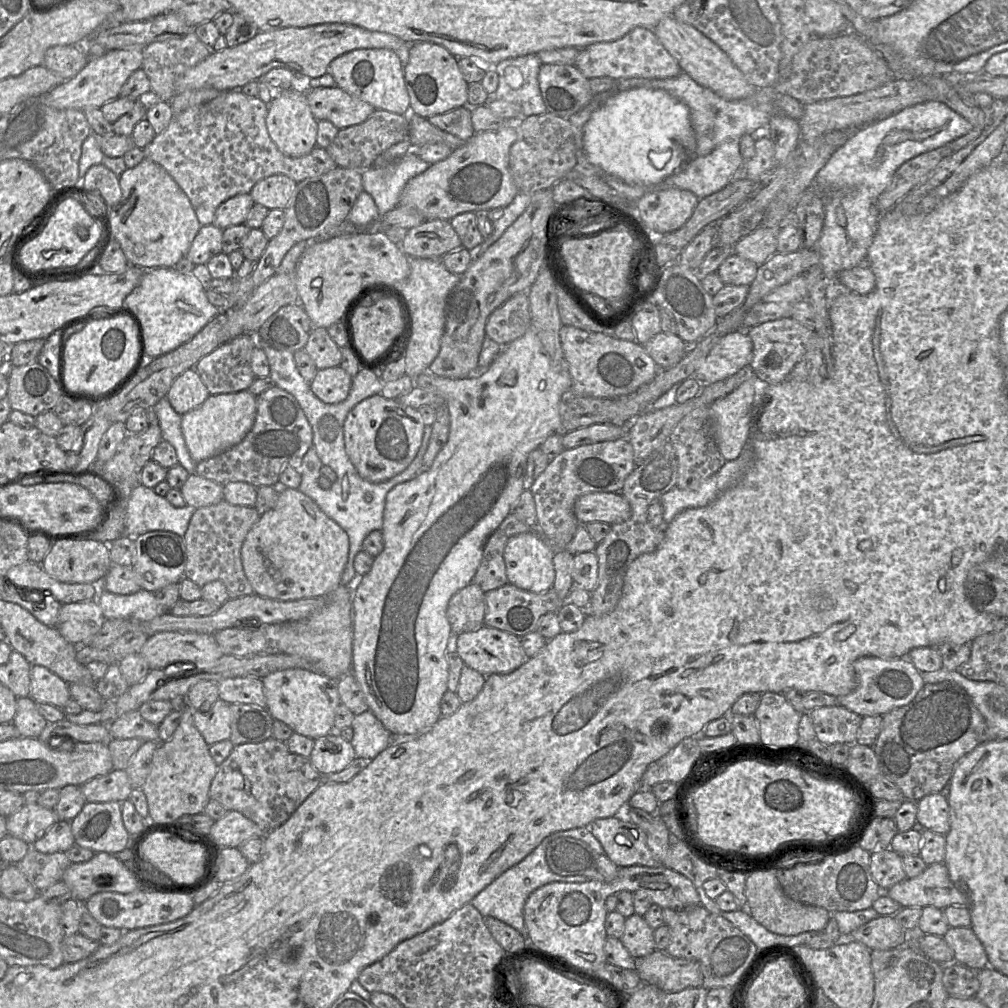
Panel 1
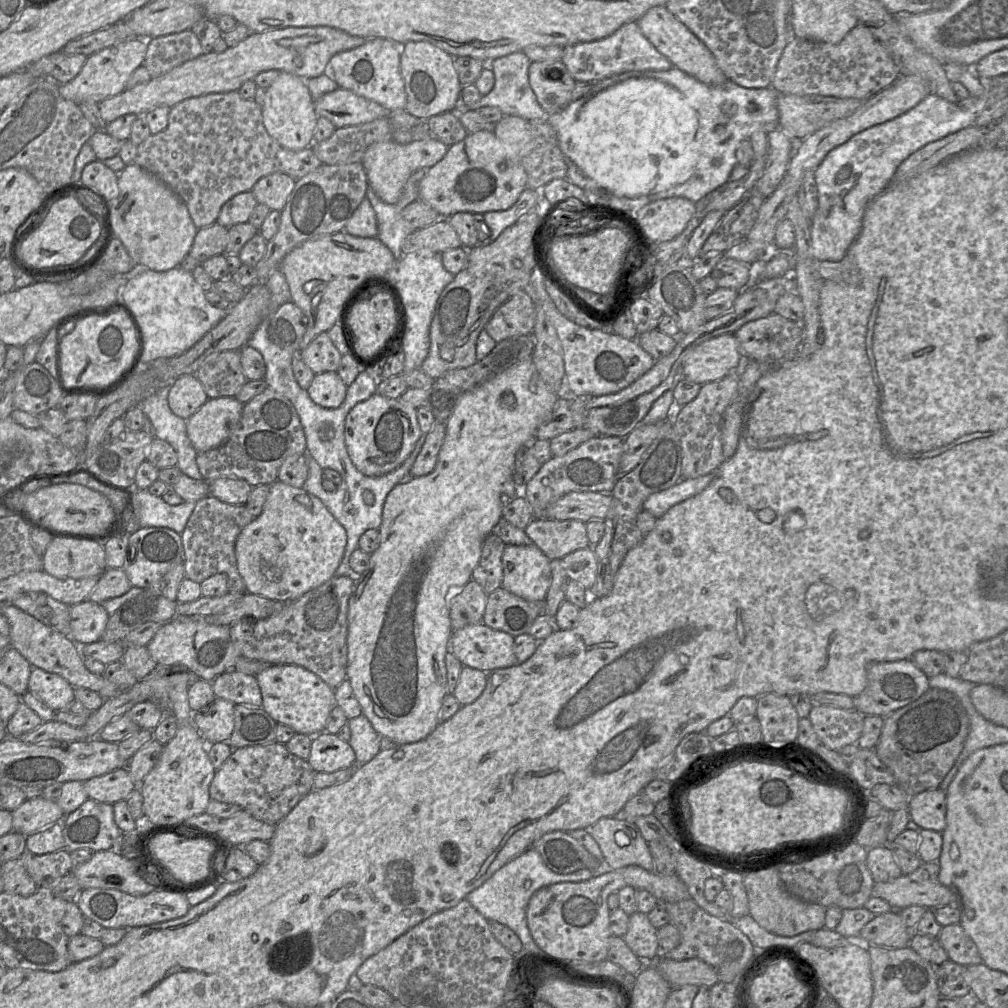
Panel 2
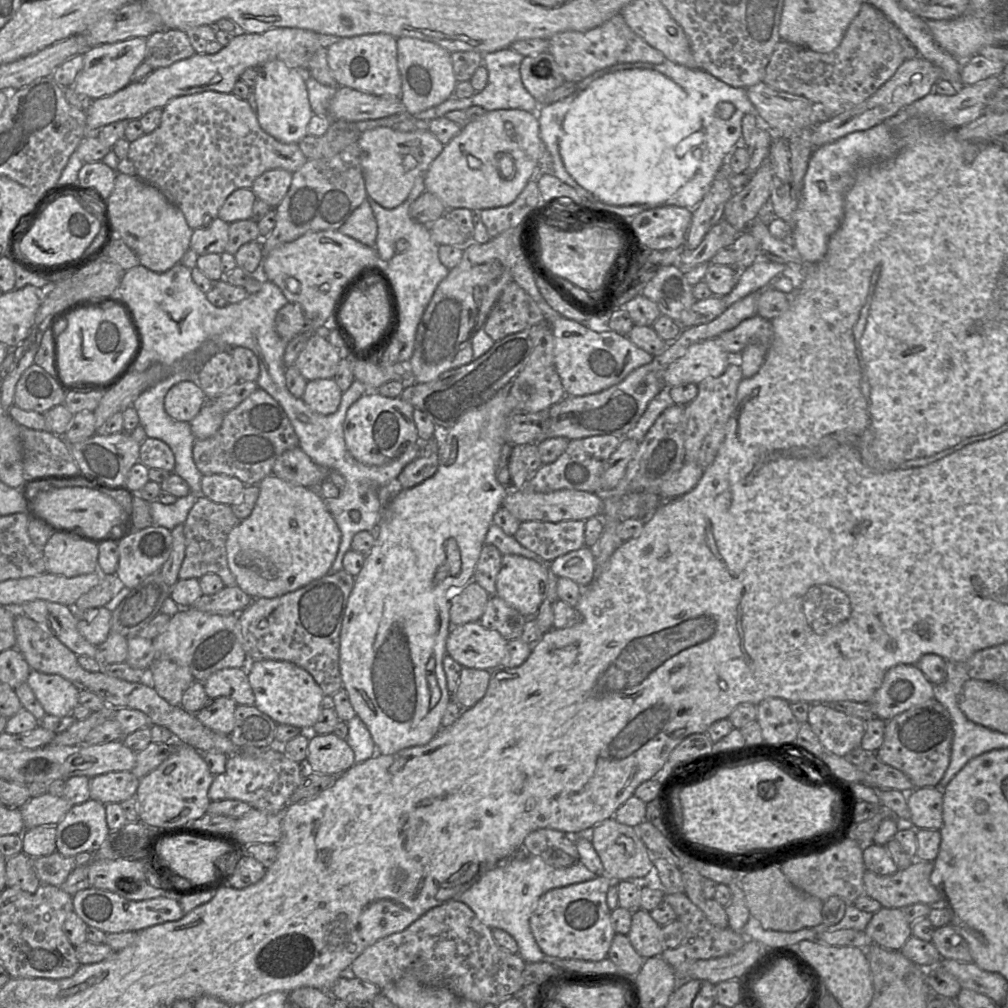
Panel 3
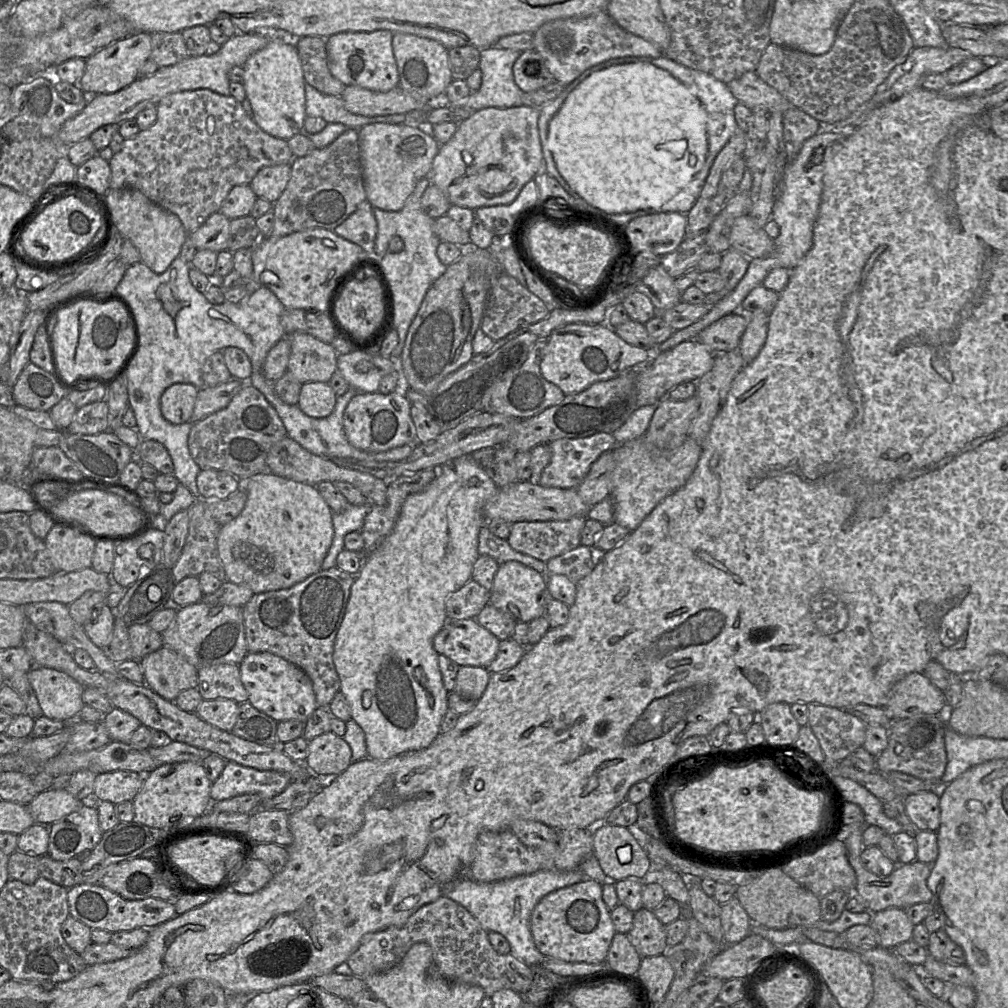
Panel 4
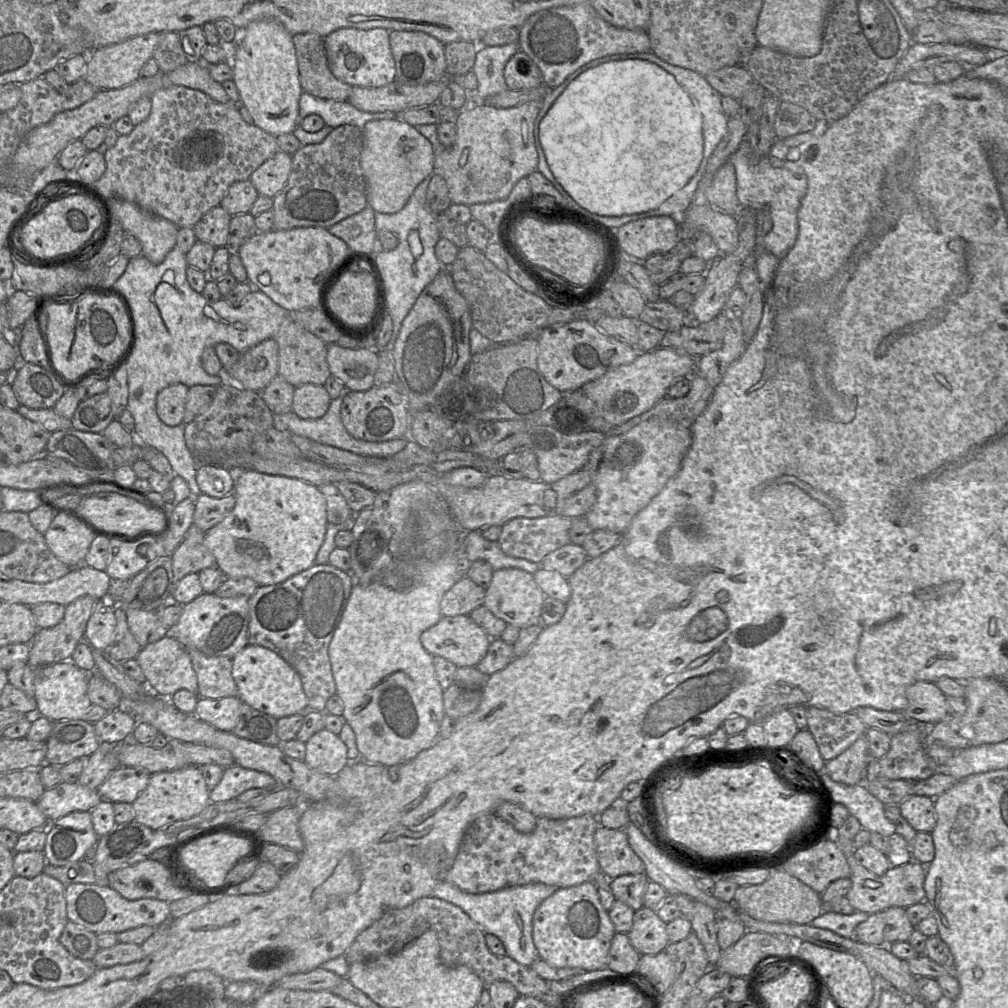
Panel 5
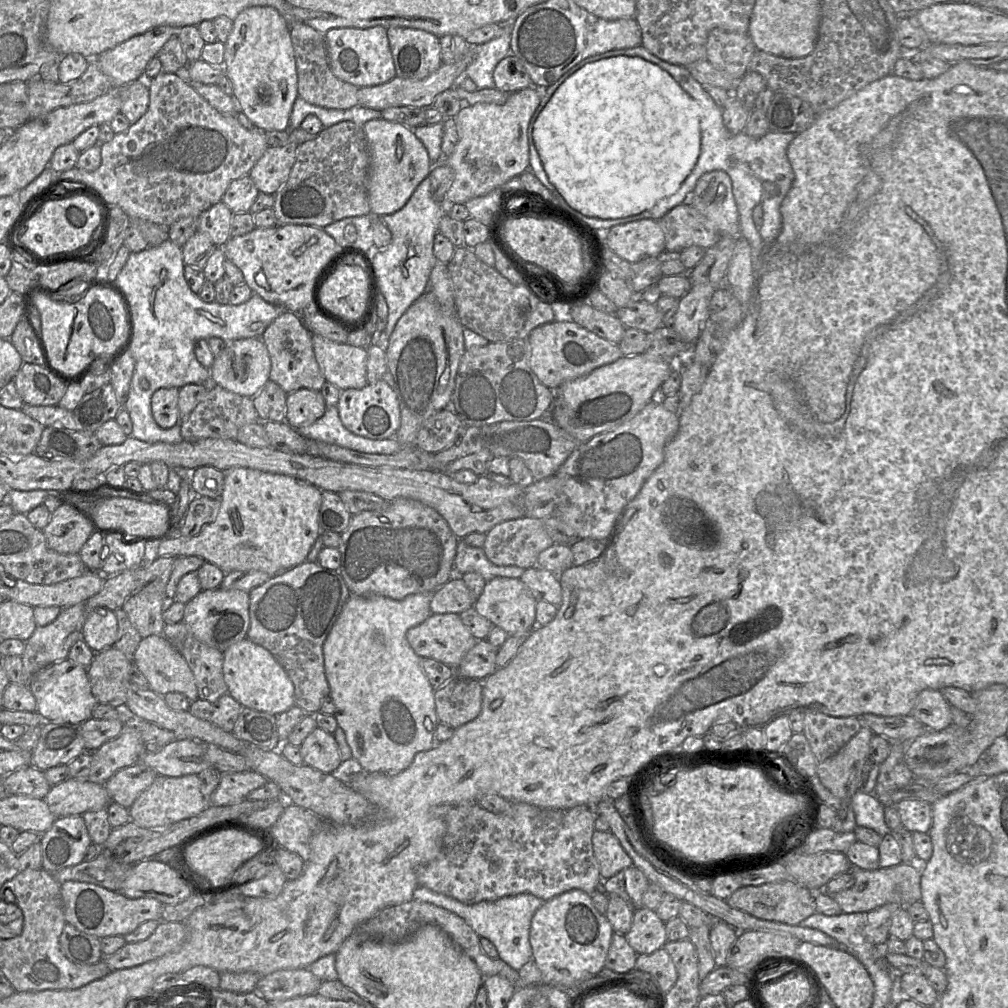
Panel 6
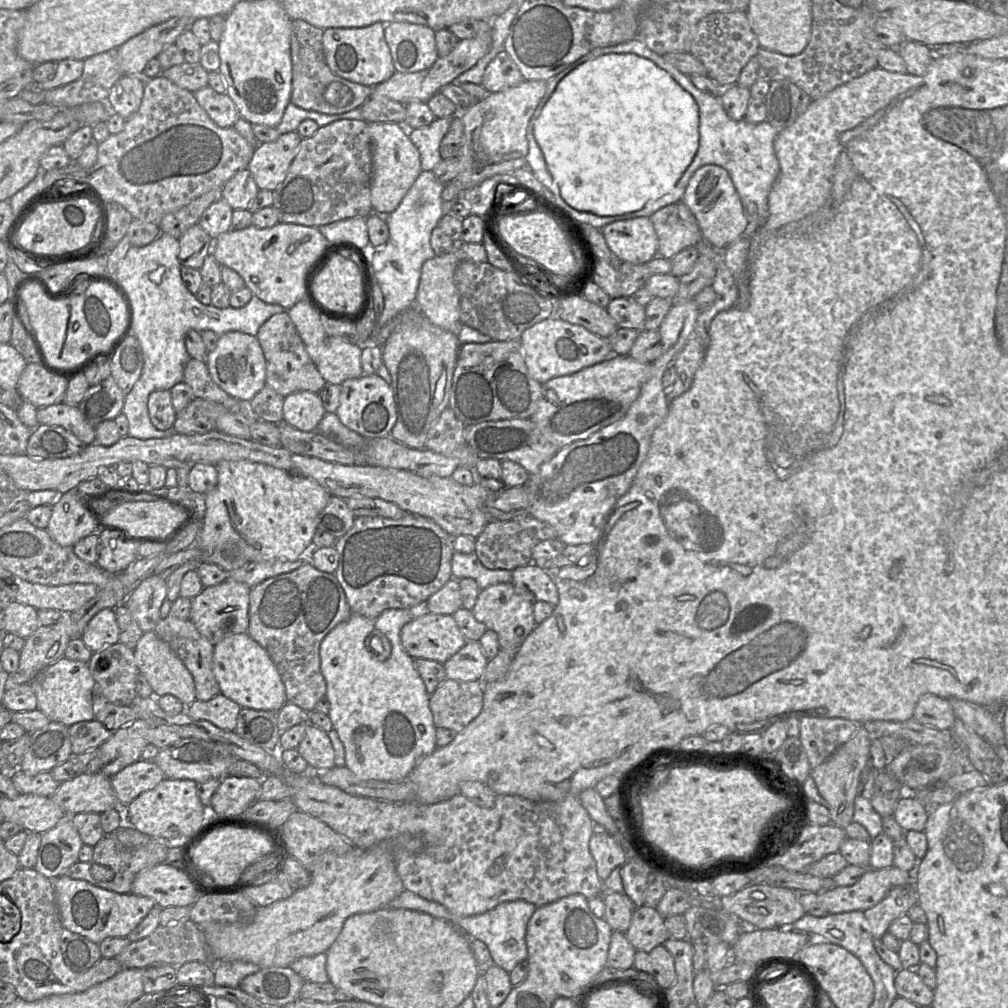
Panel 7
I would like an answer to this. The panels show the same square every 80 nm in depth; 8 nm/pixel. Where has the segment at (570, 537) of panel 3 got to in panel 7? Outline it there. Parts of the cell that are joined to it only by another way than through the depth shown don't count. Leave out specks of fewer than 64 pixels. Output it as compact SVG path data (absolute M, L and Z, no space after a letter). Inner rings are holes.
M515 520L491 521L476 538L475 554L488 569L514 569L532 563L532 550L539 542L532 530L521 527Z

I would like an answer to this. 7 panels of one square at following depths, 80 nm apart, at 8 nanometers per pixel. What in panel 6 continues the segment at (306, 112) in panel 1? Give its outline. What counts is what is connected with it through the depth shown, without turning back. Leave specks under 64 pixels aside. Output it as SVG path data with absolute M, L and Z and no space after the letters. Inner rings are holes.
M271 6L248 7L233 20L232 29L224 47L224 74L232 84L232 97L239 111L242 111L255 128L261 131L288 130L292 107L298 97L298 76L290 25L286 19Z

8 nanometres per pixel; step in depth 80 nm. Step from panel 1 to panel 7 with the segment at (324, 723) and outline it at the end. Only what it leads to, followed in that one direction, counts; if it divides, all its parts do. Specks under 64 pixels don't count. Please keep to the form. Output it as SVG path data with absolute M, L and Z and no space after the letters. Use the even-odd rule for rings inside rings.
M247 632L231 635L214 645L212 670L220 693L241 708L279 711L287 702L285 686L275 664Z

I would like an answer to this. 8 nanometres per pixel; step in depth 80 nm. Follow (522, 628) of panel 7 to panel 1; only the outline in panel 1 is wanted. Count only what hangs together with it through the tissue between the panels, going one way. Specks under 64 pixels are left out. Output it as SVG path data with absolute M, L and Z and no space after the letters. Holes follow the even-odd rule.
M533 528L509 537L503 553L508 583L534 593L546 592L555 579L554 554Z

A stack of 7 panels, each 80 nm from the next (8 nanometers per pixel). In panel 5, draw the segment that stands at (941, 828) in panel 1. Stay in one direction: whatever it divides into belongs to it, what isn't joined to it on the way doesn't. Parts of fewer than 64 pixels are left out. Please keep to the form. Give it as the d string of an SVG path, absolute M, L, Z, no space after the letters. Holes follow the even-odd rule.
M913 795L899 804L902 817L917 832L931 833L936 825L934 798Z

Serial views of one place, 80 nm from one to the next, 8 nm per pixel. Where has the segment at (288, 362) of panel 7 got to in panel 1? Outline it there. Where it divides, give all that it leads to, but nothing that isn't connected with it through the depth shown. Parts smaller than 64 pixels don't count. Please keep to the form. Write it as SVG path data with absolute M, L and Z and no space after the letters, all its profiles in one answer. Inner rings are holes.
M312 328L303 348L318 370L339 366L341 349L333 342L325 328Z

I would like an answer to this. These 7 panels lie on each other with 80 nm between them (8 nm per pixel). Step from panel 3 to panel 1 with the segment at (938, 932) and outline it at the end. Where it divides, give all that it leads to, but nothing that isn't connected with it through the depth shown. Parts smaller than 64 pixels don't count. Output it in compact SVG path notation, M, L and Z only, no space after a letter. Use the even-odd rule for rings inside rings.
M950 927L943 936L954 952L954 961L978 971L987 967L988 957L971 927Z

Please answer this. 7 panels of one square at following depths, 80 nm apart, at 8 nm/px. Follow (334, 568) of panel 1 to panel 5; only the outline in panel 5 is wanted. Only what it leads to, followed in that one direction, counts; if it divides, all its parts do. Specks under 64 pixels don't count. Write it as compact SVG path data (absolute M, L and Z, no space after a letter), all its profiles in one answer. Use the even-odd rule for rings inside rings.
M240 470L234 471L234 473L235 485L232 493L236 498L235 506L224 520L207 530L204 537L204 545L216 558L217 568L219 568L223 572L225 577L247 577L253 579L259 586L268 586L282 583L291 576L298 574L313 566L315 564L315 558L317 556L317 553L323 544L328 524L326 500L322 493L319 491L318 487L296 478L282 475L269 475L260 473L255 470Z

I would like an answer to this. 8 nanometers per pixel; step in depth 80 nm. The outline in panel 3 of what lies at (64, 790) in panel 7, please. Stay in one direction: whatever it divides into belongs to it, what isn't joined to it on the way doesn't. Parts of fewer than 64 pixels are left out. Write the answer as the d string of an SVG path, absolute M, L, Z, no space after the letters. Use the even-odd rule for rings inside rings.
M49 793L30 798L20 812L25 829L38 826L56 826L73 805L64 796Z

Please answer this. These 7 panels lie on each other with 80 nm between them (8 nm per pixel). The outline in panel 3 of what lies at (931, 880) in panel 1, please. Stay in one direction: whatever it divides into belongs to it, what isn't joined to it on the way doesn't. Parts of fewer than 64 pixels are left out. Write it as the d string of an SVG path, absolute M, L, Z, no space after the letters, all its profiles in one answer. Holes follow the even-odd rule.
M914 860L905 869L899 869L892 875L879 875L866 870L863 875L865 895L878 901L884 908L905 908L906 906L923 903L931 907L941 904L940 892L930 883L930 875L934 865L931 861Z

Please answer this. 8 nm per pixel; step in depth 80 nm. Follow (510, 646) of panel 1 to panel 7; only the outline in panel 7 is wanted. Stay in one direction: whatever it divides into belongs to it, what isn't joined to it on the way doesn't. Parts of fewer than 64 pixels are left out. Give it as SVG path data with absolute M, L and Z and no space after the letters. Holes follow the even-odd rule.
M422 612L400 631L401 643L413 658L445 663L467 640L452 615Z

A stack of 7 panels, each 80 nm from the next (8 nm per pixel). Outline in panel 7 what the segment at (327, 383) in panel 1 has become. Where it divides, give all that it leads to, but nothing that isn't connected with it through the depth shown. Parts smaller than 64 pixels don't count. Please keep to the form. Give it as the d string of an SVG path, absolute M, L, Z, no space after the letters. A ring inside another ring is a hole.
M304 390L284 398L283 421L301 431L316 431L325 413L319 393Z

